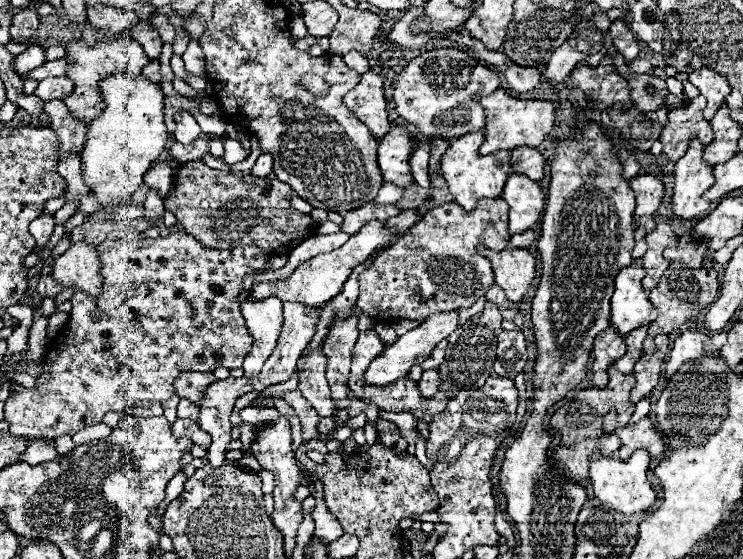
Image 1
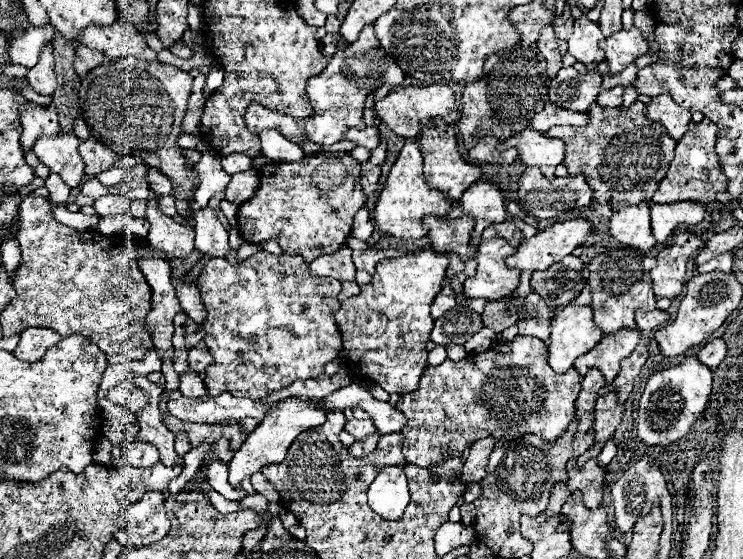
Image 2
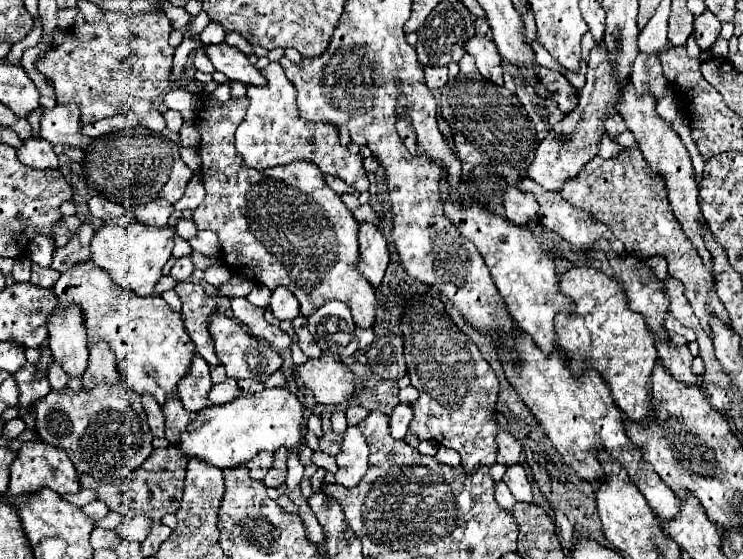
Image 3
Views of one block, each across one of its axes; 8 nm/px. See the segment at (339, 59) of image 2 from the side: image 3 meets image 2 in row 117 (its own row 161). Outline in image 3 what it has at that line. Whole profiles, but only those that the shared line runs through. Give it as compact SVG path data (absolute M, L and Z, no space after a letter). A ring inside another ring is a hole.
M270 62L262 74L268 80L266 88L248 86L248 112L242 124L236 130L236 150L242 154L244 162L254 170L264 170L268 166L288 164L298 158L306 158L314 162L322 172L334 174L344 180L356 192L368 190L368 178L362 164L360 154L350 154L339 145L339 132L330 124L322 122L304 122L298 114L296 106L296 88L286 78L282 66L278 62Z

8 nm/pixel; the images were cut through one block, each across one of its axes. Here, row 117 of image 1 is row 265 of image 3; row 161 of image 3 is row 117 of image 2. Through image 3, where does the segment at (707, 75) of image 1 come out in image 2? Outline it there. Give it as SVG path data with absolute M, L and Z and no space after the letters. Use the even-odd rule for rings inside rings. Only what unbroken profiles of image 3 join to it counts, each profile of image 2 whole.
M670 94L654 96L646 104L646 118L660 122L674 140L680 140L690 126L690 110L678 106Z

